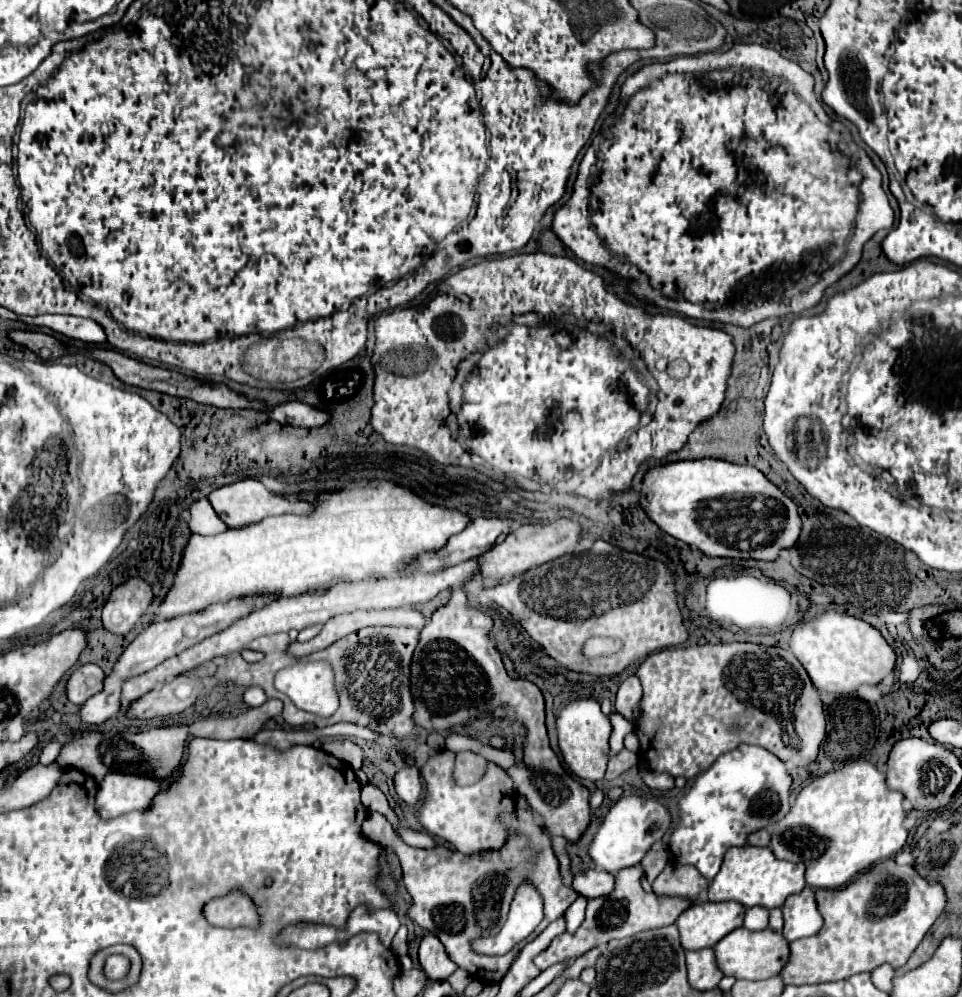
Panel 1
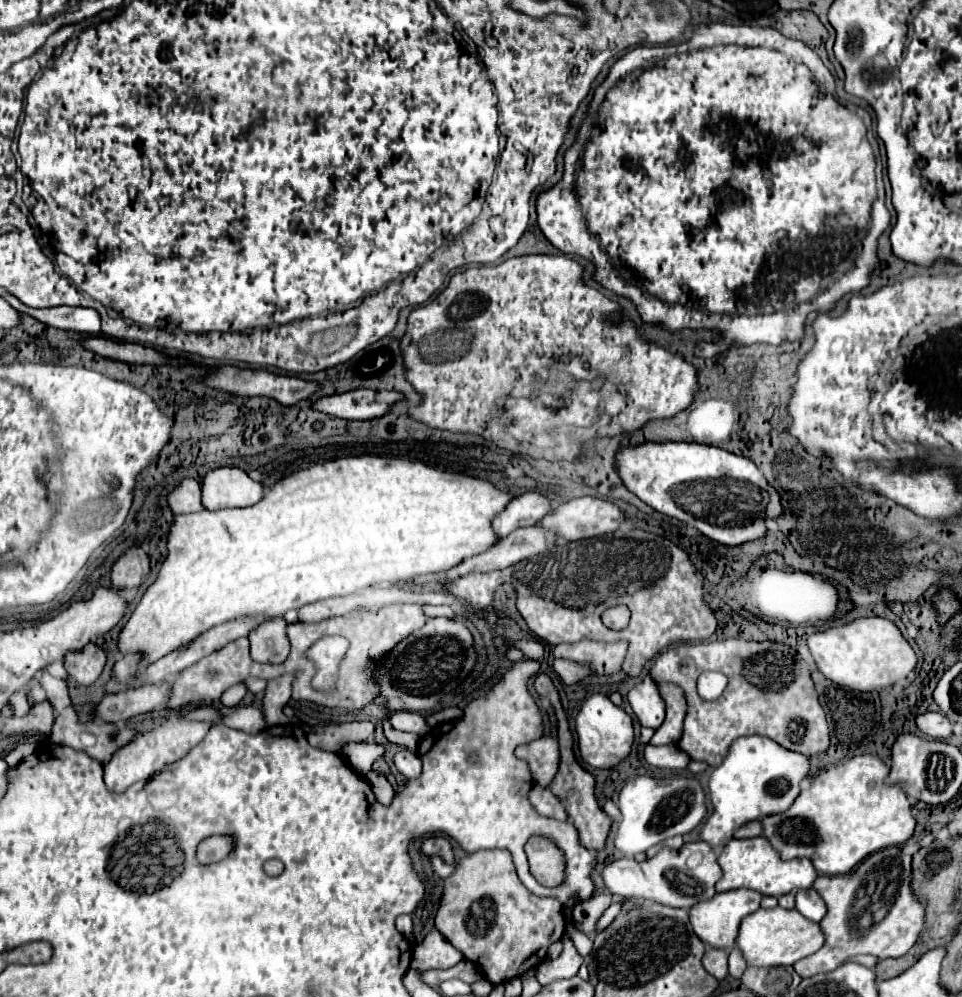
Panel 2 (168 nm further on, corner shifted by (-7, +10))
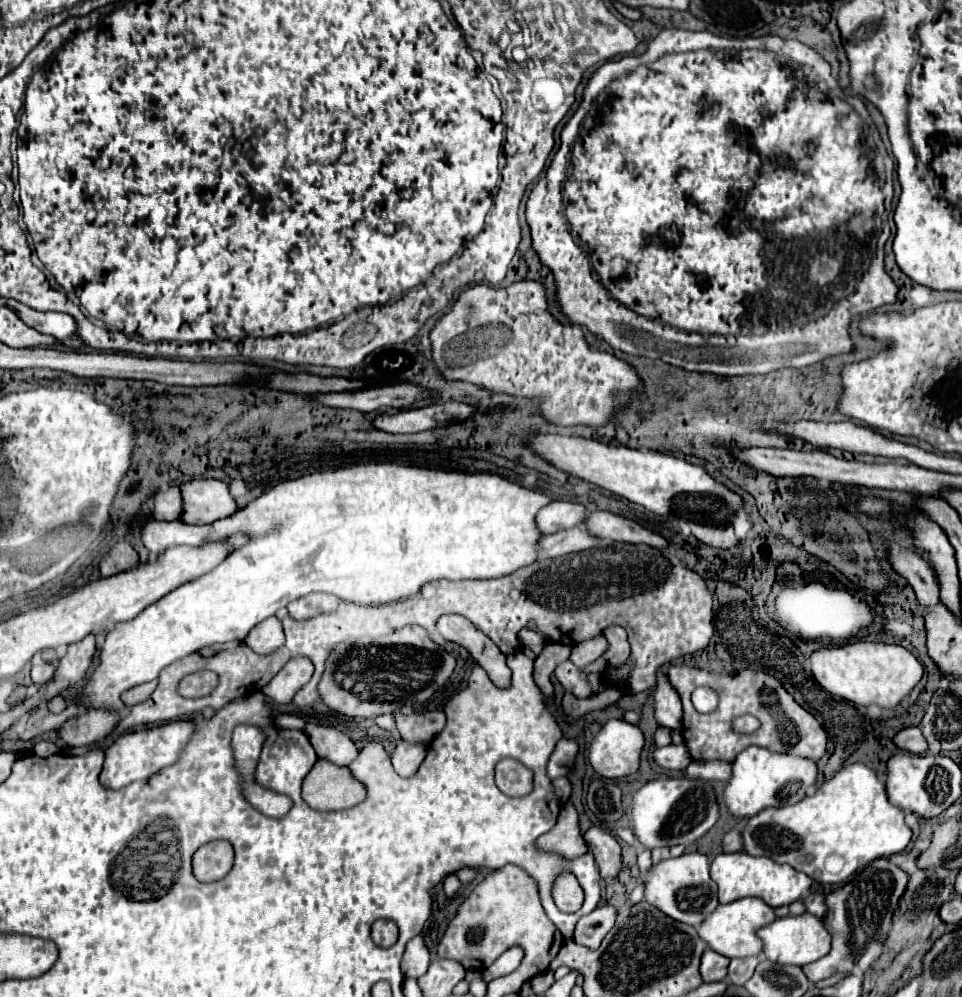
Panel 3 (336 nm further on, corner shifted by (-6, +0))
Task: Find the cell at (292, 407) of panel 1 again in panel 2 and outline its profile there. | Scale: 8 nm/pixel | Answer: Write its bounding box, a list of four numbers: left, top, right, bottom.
[313,390,405,420]

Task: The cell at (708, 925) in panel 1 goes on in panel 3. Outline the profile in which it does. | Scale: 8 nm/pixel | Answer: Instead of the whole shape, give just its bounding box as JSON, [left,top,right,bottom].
[698,898,774,958]

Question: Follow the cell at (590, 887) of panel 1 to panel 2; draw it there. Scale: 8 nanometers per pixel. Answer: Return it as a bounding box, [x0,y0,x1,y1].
[603,842,721,908]

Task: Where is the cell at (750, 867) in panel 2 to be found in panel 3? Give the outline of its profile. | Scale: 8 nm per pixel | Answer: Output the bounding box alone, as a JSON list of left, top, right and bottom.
[710,852,812,908]

